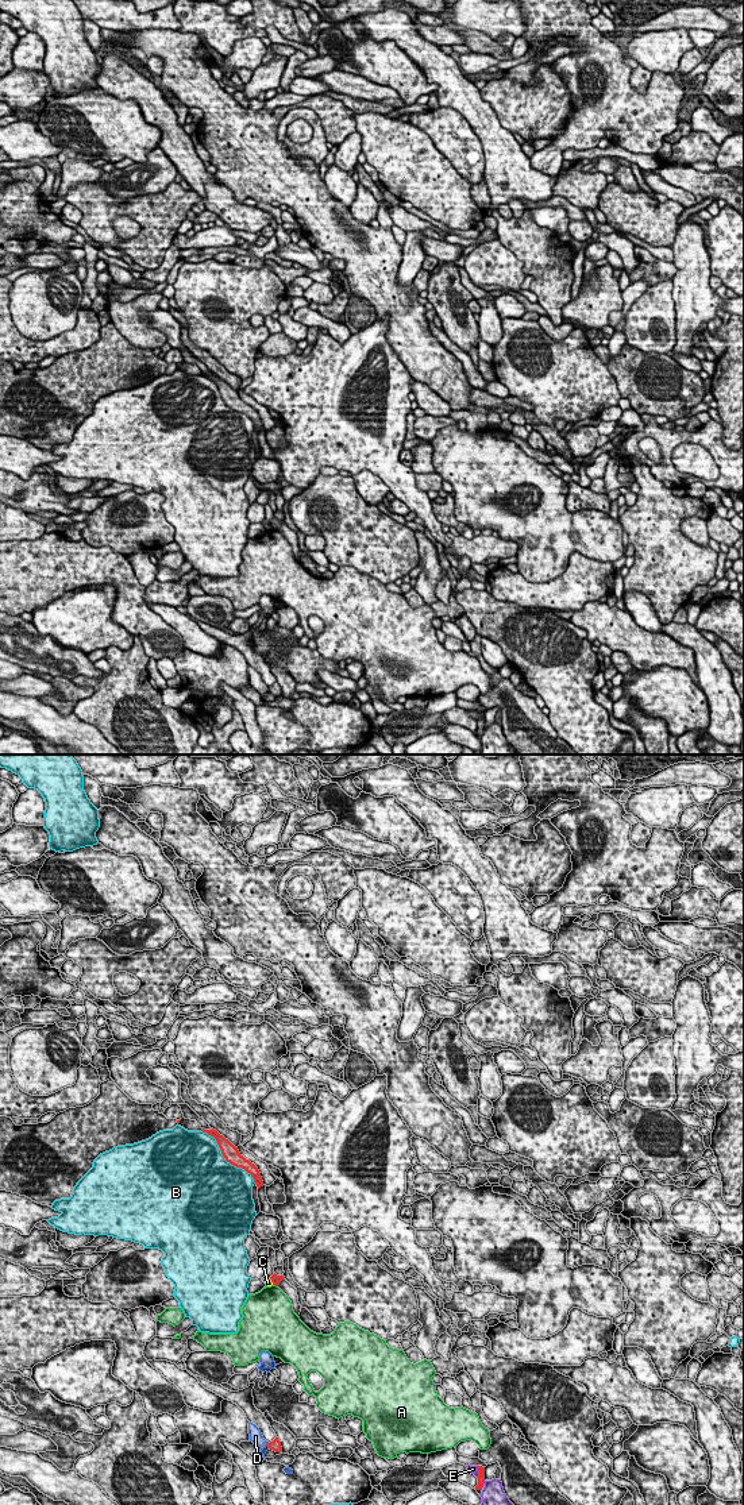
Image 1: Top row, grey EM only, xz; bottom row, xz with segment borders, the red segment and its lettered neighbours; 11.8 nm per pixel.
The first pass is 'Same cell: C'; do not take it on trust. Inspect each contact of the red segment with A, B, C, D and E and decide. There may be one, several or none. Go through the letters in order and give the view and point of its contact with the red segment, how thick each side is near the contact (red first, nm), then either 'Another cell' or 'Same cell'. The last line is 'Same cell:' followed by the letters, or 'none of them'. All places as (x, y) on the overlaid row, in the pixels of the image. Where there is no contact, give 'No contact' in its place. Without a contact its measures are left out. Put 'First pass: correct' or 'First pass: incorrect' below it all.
A: Touches red at xz (276, 1285). Thickness 120 nm (red) against 440 nm. Another cell
B: Touches red at xz (226, 1160). Thickness 190 nm (red) against 500 nm. Another cell
C: Touches red at xz (272, 1281). Thickness 120 nm (red) against 70 nm. Another cell
D: Touches red at xz (269, 1446). Thickness 130 nm (red) against 160 nm. Another cell
E: Touches red at xz (478, 1470). Thickness 100 nm (red) against 100 nm. Another cell
Same cell: none of them
First pass: incorrect

